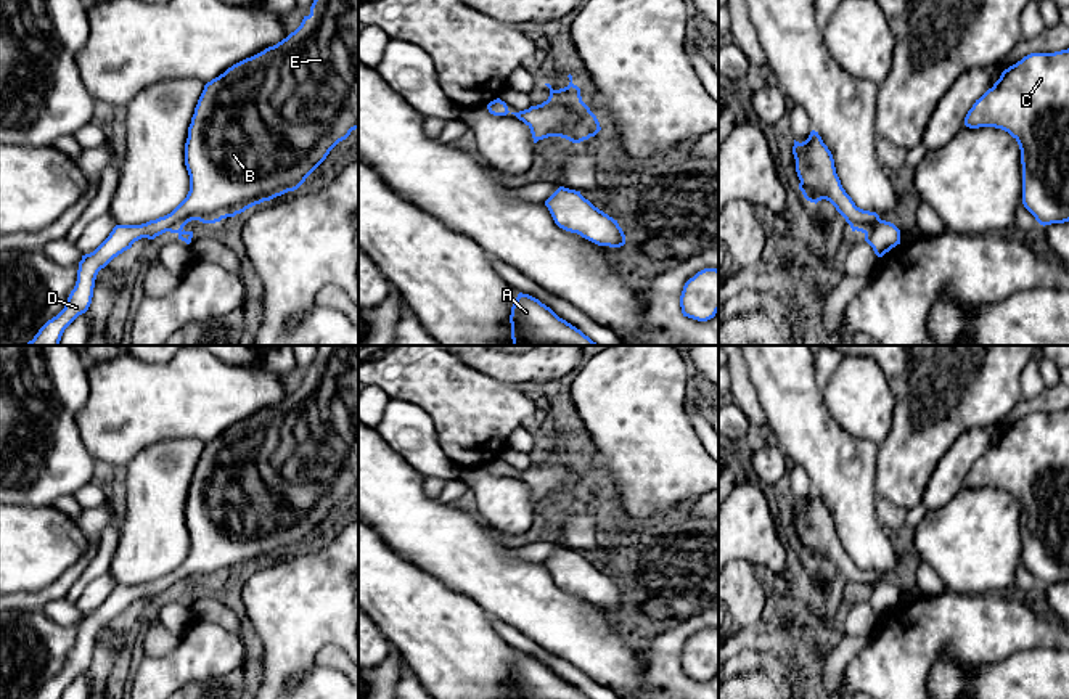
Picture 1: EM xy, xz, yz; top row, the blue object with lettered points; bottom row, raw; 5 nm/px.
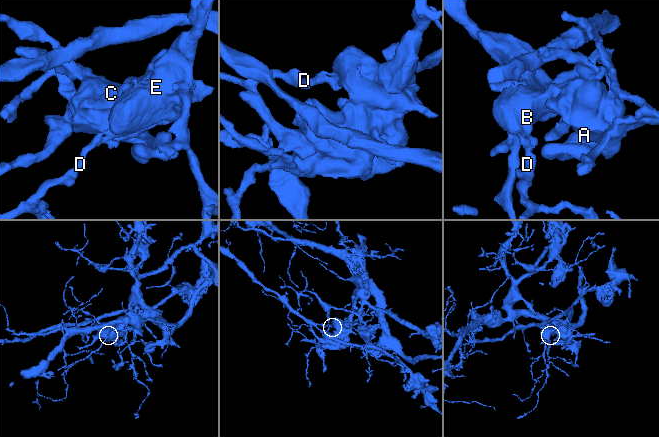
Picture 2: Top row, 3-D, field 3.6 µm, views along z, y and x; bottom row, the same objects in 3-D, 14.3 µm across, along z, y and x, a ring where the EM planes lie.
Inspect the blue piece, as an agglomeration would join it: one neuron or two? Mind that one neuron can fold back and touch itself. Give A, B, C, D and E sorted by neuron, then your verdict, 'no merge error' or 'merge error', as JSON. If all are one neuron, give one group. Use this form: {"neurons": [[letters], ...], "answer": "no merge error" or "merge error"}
{"neurons": [["A", "B", "C", "D", "E"]], "answer": "no merge error"}

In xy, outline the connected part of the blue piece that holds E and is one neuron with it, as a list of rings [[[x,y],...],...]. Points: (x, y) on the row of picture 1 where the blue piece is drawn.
[[[313,0],[310,6],[310,14],[304,16],[301,26],[291,32],[286,39],[278,42],[273,47],[265,48],[264,51],[246,58],[231,67],[228,67],[223,74],[212,79],[204,85],[204,90],[198,100],[195,108],[195,114],[191,117],[191,124],[188,127],[188,138],[185,143],[185,166],[190,175],[190,191],[186,198],[167,215],[159,217],[156,220],[149,220],[141,225],[116,225],[109,236],[90,254],[82,255],[77,270],[77,281],[74,289],[71,291],[64,309],[48,320],[39,333],[29,341],[26,345],[59,345],[61,336],[64,329],[82,313],[85,313],[92,304],[93,288],[96,275],[101,268],[104,268],[114,257],[130,249],[132,244],[141,238],[154,239],[156,236],[170,231],[177,233],[178,239],[186,244],[191,243],[193,231],[185,231],[183,227],[191,220],[199,220],[203,223],[215,223],[227,217],[235,217],[236,214],[244,212],[246,209],[260,204],[264,201],[270,201],[276,196],[281,196],[288,191],[297,190],[305,178],[326,159],[330,151],[342,140],[346,140],[352,130],[358,129],[358,0]]]

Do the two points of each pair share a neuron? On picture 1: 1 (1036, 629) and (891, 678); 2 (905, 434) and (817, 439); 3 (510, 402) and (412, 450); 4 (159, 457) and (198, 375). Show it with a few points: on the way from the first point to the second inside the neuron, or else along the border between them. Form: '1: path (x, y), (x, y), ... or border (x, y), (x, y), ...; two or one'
1: path (1000, 629), (941, 629), (926, 643); one
2: border (880, 445), (873, 482); two
3: border (415, 405), (430, 416), (441, 450), (460, 466); two
4: border (204, 442), (169, 437), (134, 458); two

